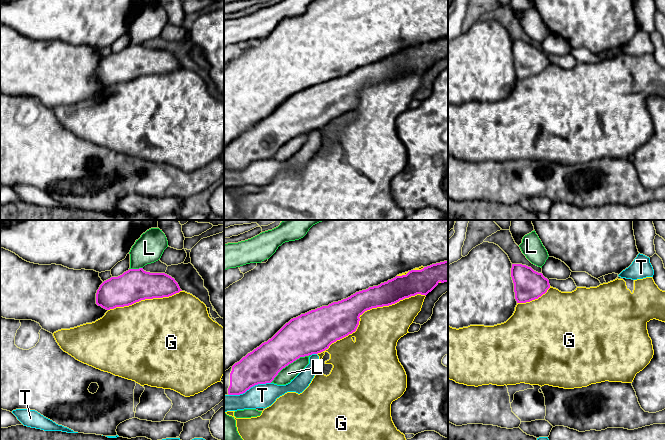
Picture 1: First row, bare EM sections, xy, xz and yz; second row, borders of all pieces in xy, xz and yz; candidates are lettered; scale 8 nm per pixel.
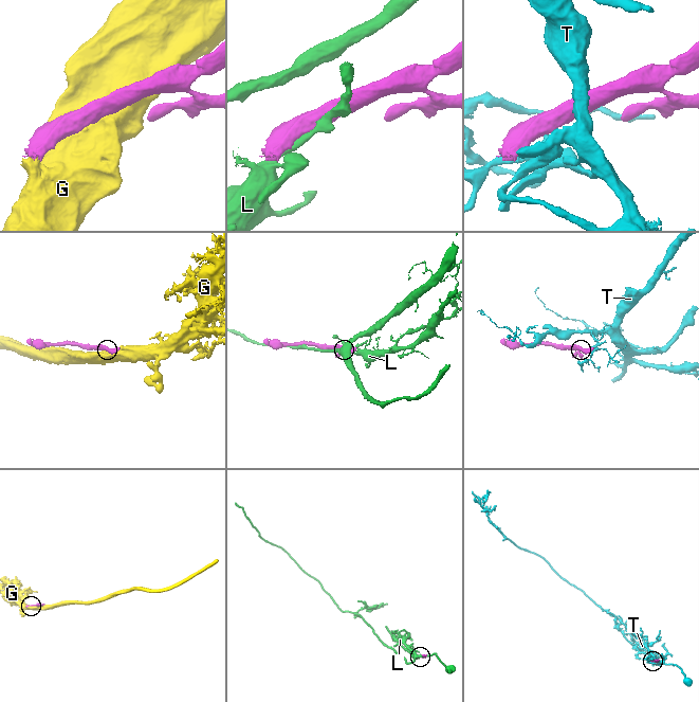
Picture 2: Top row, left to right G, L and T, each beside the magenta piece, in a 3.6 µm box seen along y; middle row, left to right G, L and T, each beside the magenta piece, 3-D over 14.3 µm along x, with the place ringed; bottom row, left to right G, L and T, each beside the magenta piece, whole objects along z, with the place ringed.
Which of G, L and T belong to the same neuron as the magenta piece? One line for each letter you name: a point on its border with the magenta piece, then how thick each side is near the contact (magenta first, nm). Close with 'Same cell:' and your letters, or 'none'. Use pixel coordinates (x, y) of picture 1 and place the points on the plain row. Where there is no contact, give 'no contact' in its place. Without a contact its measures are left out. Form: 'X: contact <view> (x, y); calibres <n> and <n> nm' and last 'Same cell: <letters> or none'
G: contact xz (366, 86); calibres 280 and 340 nm
Same cell: G

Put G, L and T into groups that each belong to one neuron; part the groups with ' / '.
G / L / T

